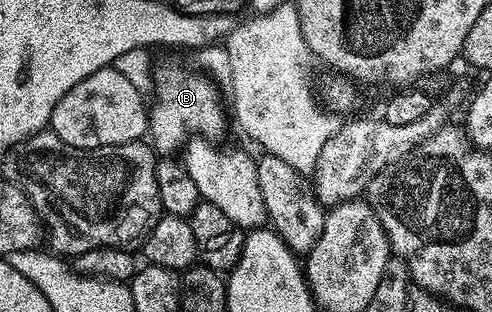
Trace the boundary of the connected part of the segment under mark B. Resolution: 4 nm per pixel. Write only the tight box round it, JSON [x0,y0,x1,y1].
[147,67,227,157]

